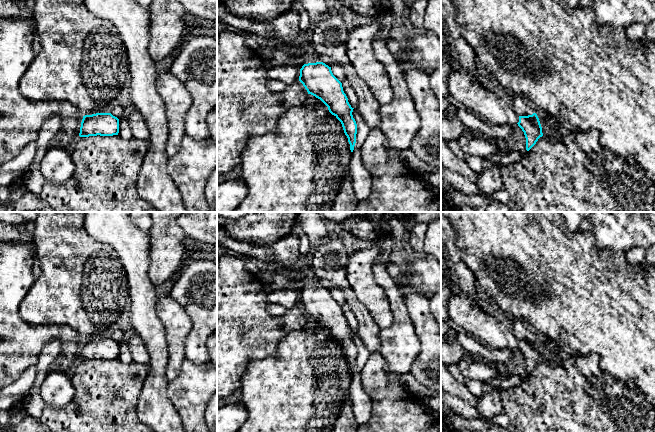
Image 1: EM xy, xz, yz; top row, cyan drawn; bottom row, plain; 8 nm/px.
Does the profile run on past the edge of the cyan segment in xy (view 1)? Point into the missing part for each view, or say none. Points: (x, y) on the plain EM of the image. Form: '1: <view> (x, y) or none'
1: none

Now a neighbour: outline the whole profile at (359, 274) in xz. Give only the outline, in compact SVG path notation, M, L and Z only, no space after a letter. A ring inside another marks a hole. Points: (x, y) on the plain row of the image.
M377 243L351 254L346 265L346 278L357 299L368 309L380 329L392 325L393 314L389 300L373 275L372 266L379 256Z

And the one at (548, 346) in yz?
M539 336L536 338L542 351L543 360L554 362L560 359L555 351L557 345L553 340L545 336Z

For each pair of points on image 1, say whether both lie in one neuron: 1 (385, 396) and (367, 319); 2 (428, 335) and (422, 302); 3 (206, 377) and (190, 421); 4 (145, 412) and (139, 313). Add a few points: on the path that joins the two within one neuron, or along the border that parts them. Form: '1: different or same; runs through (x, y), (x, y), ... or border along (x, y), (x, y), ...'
1: different; border along (379, 351), (370, 354)
2: same; runs through (426, 327), (426, 314), (423, 310)
3: same; runs through (195, 388), (191, 392), (191, 410)
4: same; runs through (154, 387), (156, 383), (156, 343), (154, 338)

